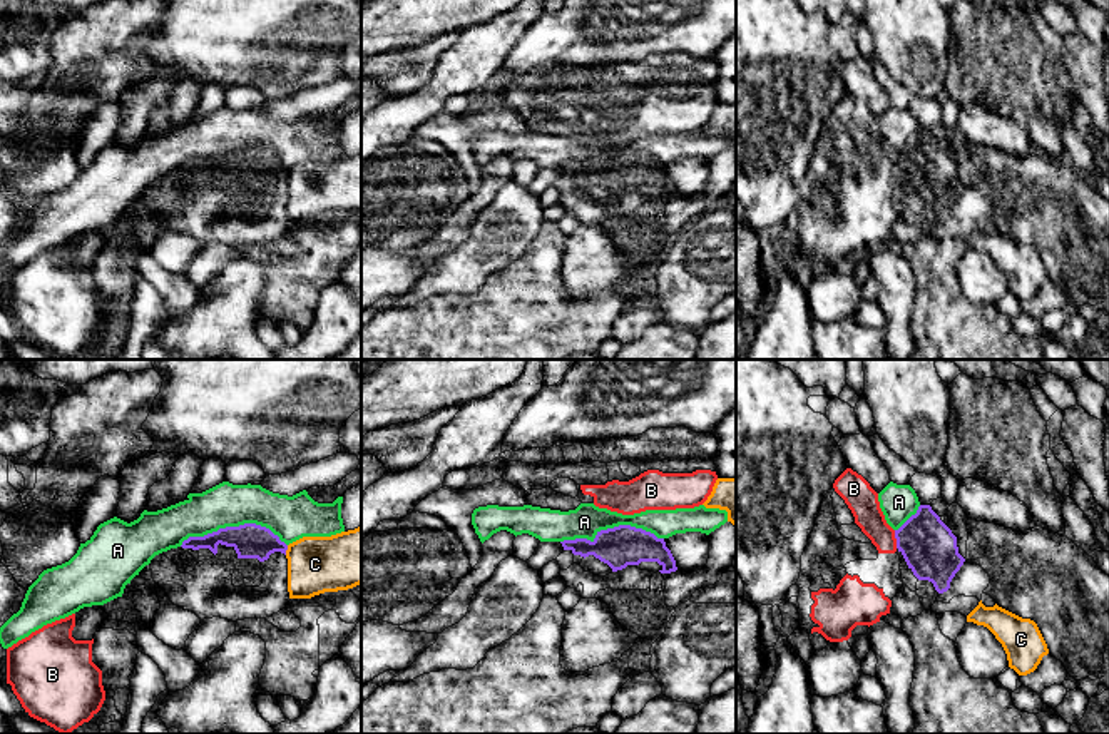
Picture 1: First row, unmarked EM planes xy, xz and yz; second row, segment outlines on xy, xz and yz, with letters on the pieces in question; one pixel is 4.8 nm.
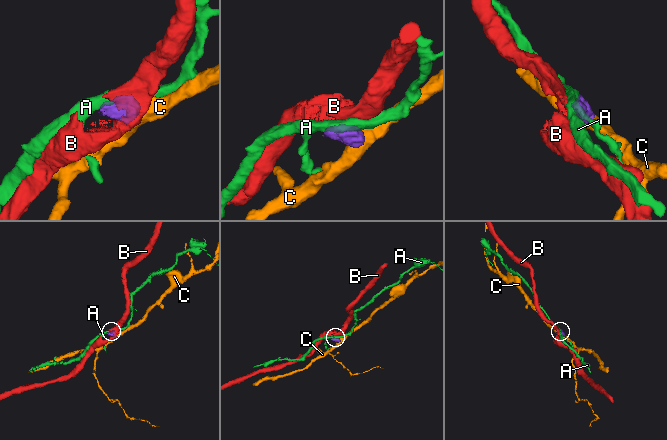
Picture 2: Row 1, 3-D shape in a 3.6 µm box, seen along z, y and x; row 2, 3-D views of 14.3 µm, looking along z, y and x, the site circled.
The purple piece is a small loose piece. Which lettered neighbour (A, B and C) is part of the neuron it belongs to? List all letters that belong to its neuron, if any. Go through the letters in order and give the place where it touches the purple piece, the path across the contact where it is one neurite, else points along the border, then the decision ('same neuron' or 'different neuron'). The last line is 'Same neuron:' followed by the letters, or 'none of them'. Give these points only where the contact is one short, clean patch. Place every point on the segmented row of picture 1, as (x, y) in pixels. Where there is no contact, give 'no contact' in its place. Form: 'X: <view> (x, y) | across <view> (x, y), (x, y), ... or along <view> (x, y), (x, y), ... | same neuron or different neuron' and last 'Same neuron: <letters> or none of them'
A: xy (233, 527) | different neuron
B: yz (895, 537) | along yz (894, 530), (897, 547) | different neuron
C: xy (286, 549) | along xy (288, 545), (285, 554) | different neuron
Same neuron: none of them

